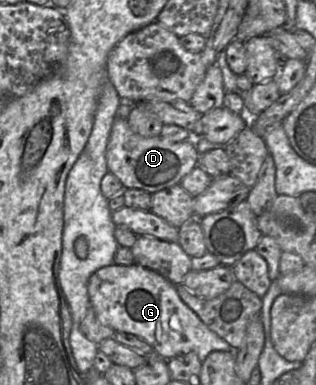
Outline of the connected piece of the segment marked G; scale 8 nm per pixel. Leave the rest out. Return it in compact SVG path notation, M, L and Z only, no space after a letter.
M136 263L111 264L96 270L88 279L87 291L90 306L101 324L143 339L164 359L192 351L202 363L212 351L233 350L180 299L176 285Z

